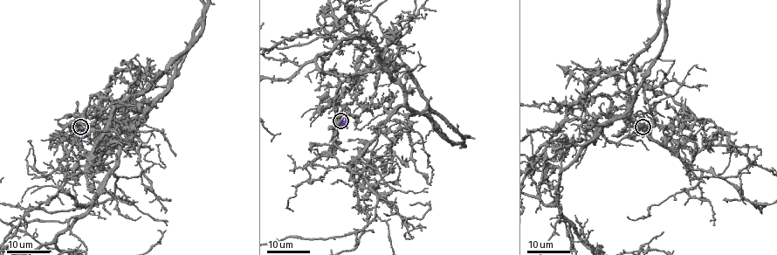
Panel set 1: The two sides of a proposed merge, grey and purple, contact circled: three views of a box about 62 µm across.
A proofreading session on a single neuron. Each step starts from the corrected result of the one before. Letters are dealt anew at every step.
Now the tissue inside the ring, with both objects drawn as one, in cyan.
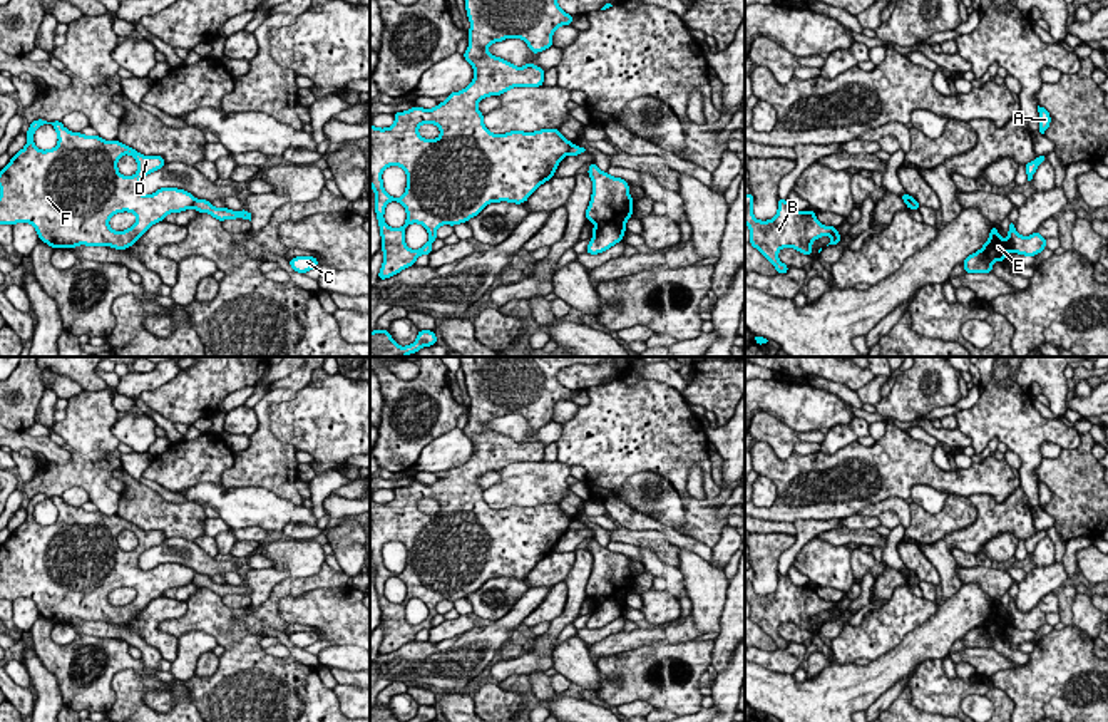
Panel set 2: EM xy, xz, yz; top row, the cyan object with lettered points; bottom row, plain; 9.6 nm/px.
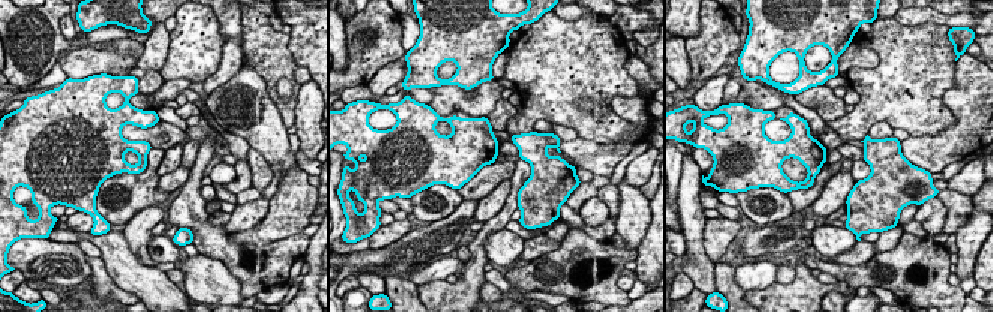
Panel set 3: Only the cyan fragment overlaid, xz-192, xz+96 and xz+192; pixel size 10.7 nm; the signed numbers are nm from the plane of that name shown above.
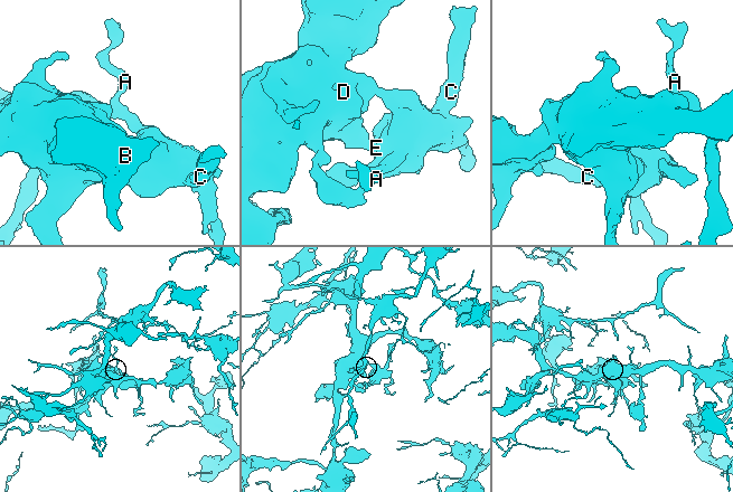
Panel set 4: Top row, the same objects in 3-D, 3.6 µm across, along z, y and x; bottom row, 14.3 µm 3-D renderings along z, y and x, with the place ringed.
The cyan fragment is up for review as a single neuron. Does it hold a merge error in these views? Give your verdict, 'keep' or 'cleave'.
cleave

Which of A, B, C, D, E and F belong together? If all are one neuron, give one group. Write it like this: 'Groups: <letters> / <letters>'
Groups: A C E / B D F

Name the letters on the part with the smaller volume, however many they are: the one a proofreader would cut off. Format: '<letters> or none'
A, C, E

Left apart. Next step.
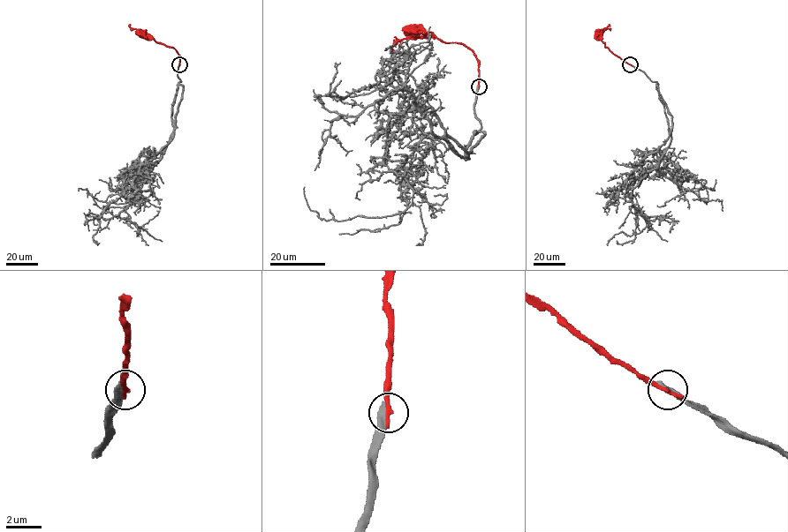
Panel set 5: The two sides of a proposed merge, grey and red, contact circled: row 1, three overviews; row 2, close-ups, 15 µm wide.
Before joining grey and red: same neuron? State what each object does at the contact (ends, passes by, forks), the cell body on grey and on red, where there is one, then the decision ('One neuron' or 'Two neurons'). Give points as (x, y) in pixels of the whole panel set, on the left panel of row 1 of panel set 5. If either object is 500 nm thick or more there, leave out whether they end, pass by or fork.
At the ring grey ends. At the ring red ends. Soma of grey: none. Soma of red: (140, 33). Two neurons

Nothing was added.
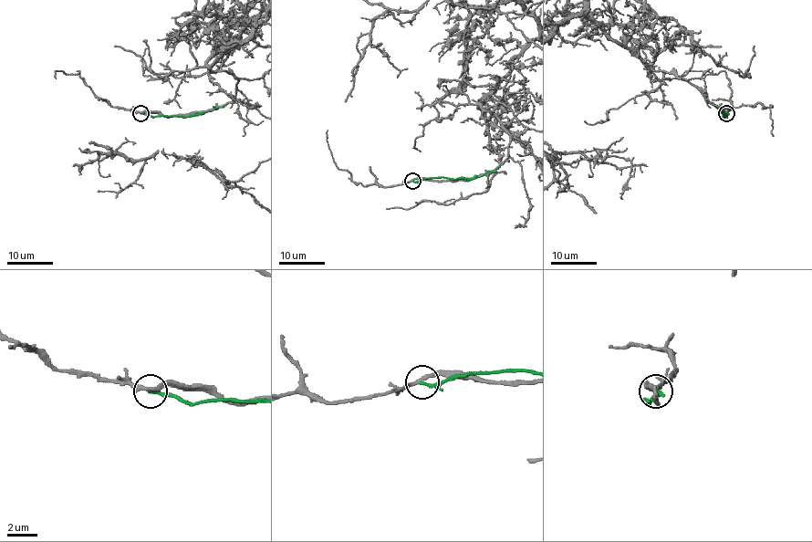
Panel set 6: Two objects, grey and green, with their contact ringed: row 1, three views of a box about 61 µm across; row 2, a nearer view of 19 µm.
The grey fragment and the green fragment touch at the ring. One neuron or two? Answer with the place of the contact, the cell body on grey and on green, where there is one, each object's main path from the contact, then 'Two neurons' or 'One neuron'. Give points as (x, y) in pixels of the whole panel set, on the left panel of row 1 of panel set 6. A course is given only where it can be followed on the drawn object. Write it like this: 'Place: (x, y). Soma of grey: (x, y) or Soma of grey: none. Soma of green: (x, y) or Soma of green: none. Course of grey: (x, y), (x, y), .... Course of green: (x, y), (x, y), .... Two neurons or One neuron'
Place: (140, 113). Soma of grey: none. Soma of green: none. Course of green: (140, 113), (151, 117), (197, 115), (226, 104). Two neurons

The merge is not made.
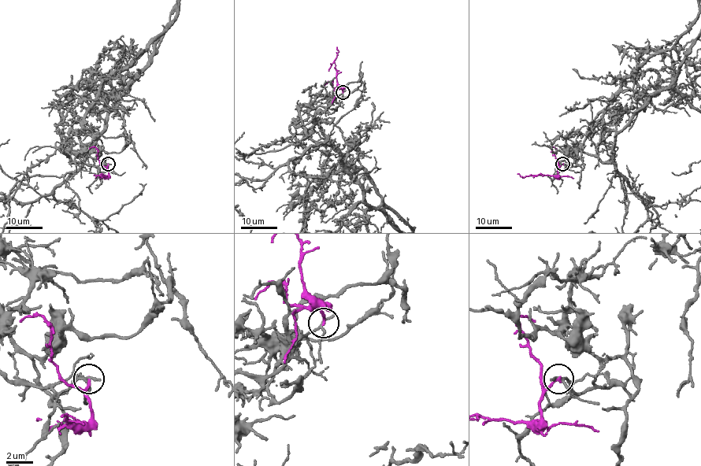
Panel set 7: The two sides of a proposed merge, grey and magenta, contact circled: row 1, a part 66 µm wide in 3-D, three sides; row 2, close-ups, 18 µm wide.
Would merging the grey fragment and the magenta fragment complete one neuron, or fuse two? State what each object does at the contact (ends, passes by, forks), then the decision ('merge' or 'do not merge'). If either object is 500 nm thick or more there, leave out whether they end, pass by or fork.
grey passes by | magenta ends | do not merge

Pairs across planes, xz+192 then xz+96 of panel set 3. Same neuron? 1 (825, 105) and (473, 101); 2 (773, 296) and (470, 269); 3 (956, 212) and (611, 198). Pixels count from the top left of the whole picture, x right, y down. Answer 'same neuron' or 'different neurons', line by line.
1: different neurons
2: same neuron
3: same neuron

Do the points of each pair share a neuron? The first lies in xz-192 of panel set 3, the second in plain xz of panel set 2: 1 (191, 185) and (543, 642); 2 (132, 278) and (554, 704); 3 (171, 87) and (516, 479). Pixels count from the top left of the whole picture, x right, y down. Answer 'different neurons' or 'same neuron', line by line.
1: different neurons
2: same neuron
3: same neuron

